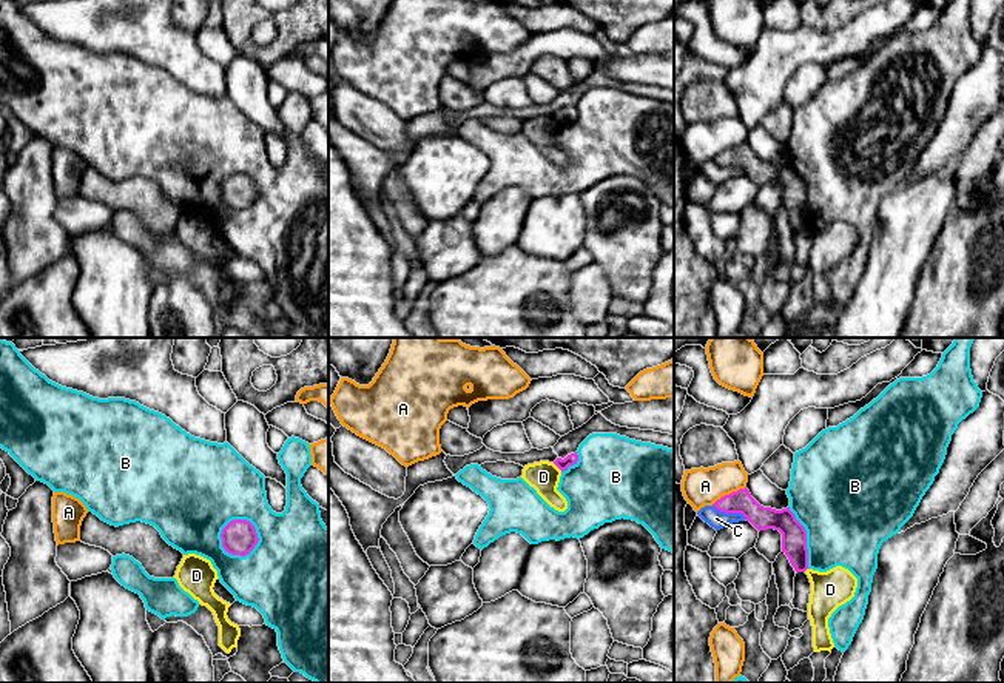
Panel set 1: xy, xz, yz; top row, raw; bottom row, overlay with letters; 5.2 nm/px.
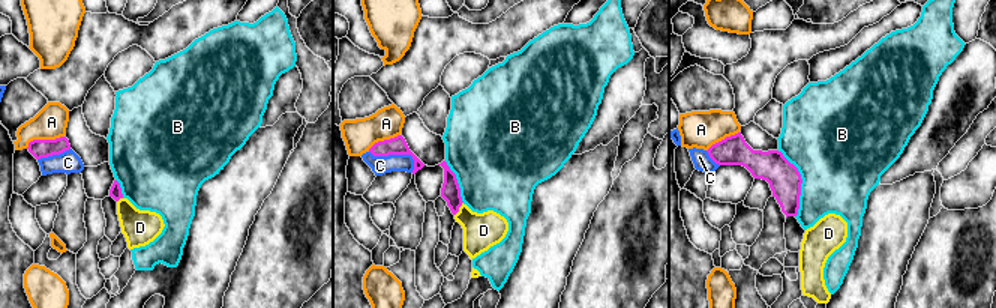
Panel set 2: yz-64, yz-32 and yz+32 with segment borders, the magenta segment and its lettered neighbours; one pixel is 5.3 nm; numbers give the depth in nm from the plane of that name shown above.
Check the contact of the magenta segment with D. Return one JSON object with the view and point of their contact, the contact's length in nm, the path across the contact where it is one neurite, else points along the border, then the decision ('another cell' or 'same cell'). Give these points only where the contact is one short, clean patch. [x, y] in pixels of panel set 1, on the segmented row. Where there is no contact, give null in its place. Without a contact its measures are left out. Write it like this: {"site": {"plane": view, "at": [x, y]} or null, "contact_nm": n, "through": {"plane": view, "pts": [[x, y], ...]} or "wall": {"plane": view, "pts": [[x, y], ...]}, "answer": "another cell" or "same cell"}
{"site": {"plane": "xz", "at": [557, 466]}, "contact_nm": 70, "wall": {"plane": "xz", "pts": [[552, 463], [562, 471]]}, "answer": "another cell"}

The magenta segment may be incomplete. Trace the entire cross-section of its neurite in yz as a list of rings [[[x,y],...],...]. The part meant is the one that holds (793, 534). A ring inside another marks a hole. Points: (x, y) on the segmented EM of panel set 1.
[[[746,487],[722,496],[714,503],[714,507],[725,513],[742,513],[759,532],[779,530],[782,533],[782,552],[794,570],[805,572],[808,569],[807,530],[790,507],[782,510],[763,507]]]

